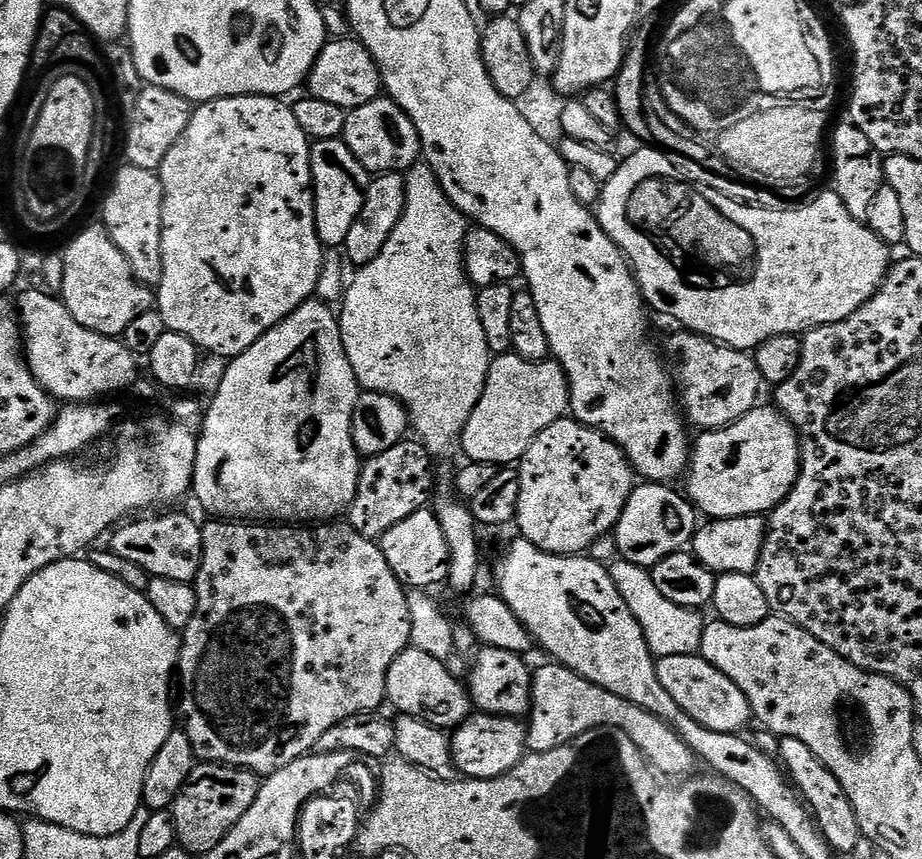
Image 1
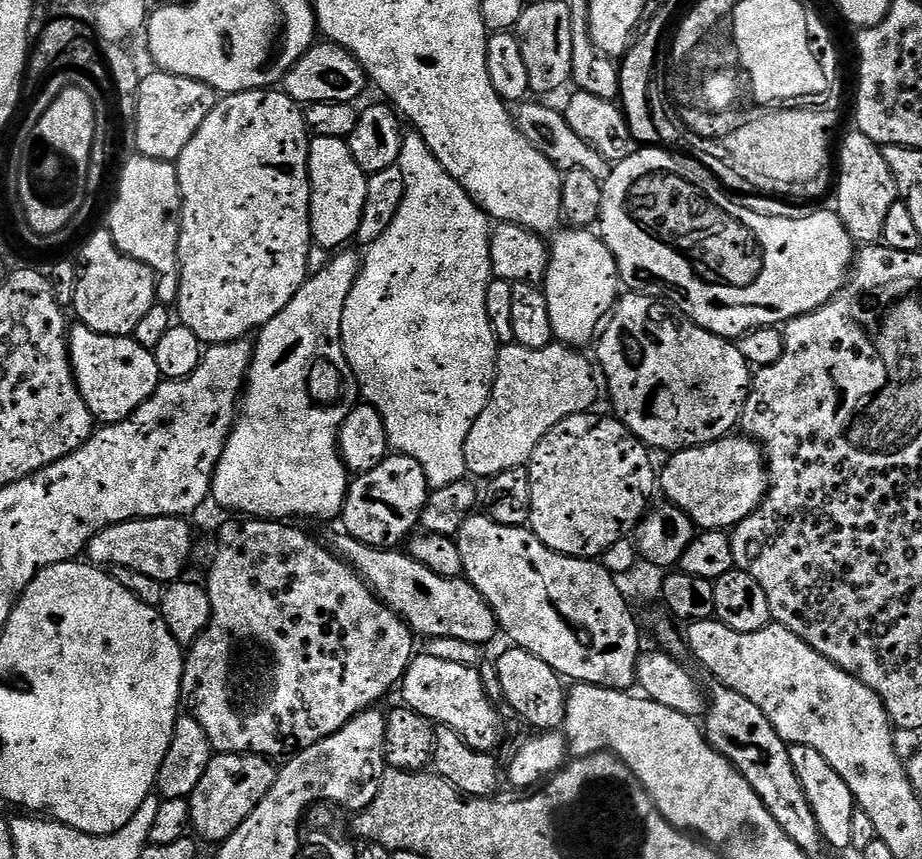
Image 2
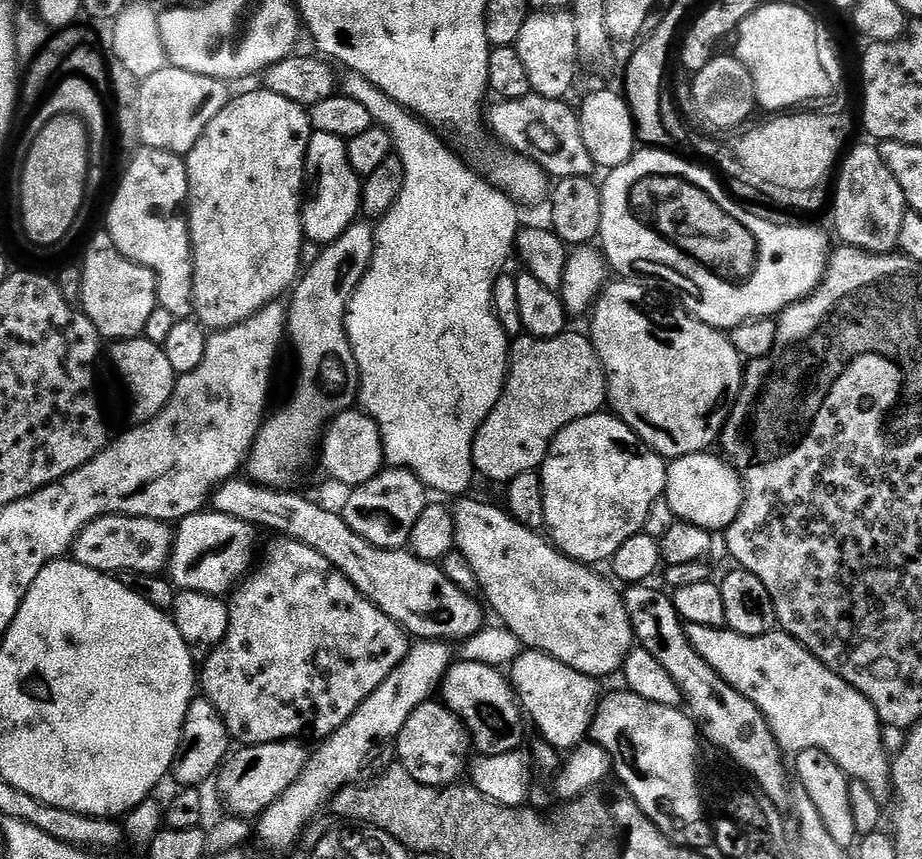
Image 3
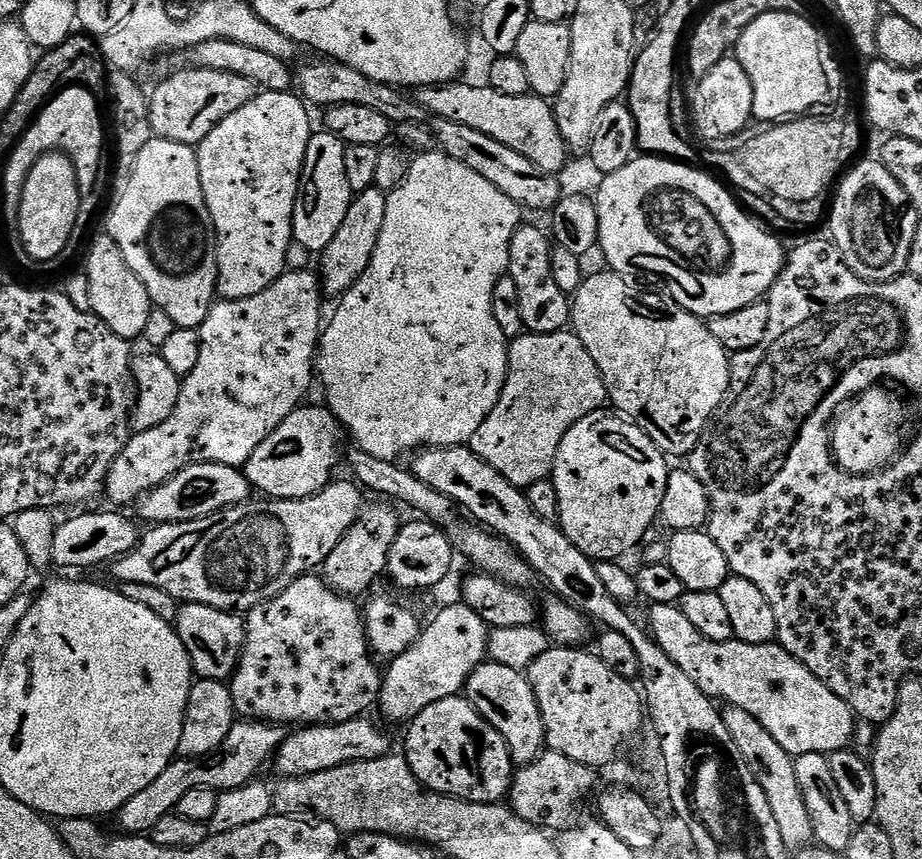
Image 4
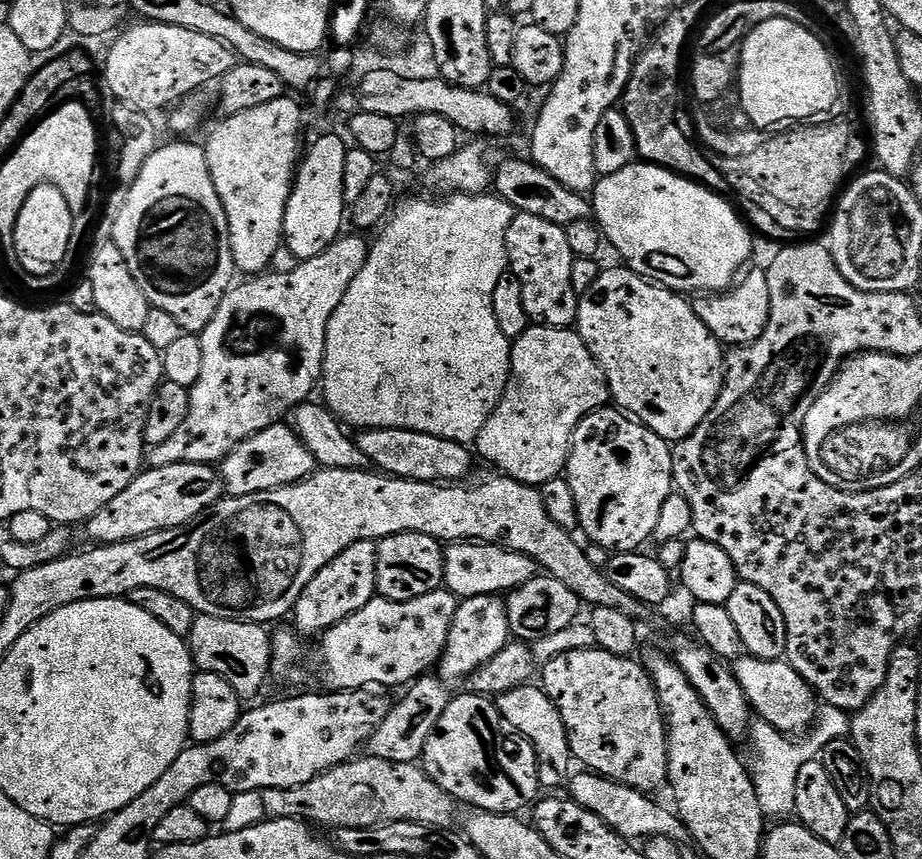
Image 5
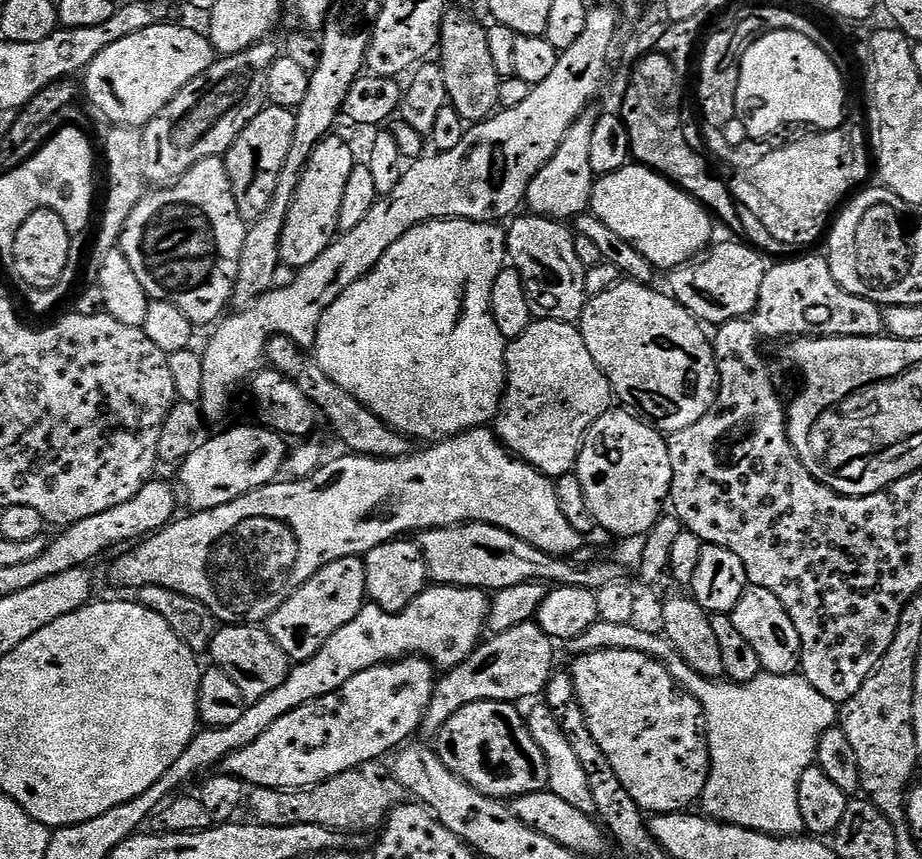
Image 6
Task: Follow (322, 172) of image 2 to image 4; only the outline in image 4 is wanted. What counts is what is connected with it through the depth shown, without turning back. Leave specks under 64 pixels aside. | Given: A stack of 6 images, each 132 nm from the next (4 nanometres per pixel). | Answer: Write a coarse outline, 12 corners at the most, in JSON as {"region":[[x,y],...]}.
{"region":[[342,143],[306,146],[292,239],[319,254],[350,210]]}

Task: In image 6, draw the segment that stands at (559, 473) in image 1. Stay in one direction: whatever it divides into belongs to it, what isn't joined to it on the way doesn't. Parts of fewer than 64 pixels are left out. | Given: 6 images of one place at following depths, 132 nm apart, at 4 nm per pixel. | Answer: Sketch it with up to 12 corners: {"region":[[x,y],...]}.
{"region":[[602,414],[574,471],[597,525],[640,538],[672,491],[668,441]]}

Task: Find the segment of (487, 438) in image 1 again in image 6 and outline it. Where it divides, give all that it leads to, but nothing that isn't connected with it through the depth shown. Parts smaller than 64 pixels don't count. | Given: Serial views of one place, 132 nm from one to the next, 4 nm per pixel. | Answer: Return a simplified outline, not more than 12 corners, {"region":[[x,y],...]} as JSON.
{"region":[[536,320],[507,345],[501,444],[573,471],[614,403],[579,327]]}

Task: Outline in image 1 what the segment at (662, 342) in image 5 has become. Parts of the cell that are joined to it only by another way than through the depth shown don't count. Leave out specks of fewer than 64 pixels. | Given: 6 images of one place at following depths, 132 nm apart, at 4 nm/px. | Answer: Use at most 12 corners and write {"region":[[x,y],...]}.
{"region":[[676,330],[678,400],[689,425],[725,428],[765,383],[749,353]]}

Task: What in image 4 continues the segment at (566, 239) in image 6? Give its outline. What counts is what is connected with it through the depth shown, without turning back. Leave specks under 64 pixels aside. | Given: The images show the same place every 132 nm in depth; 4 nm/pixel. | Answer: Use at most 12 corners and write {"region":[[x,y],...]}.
{"region":[[525,223],[510,242],[522,322],[541,336],[565,331],[569,293],[554,282],[553,241]]}

